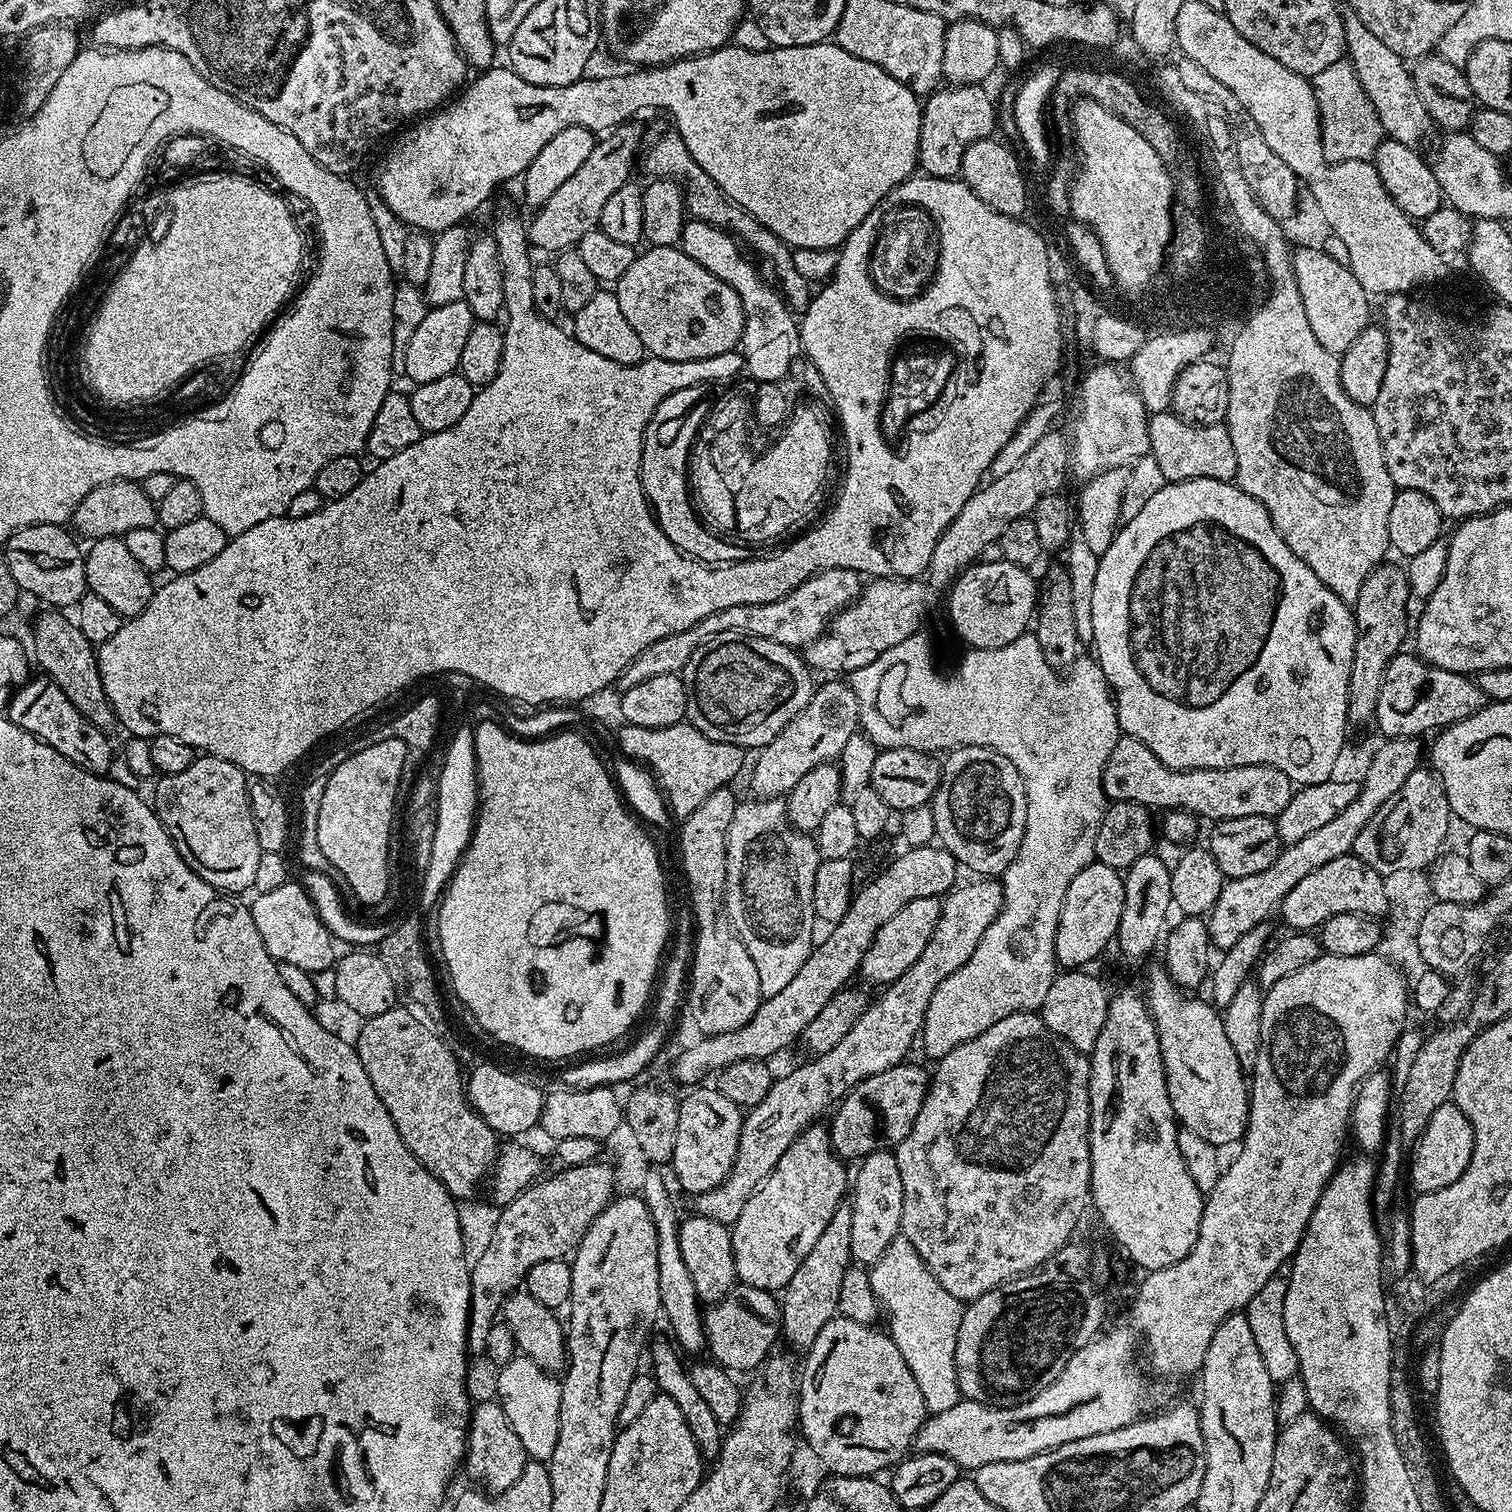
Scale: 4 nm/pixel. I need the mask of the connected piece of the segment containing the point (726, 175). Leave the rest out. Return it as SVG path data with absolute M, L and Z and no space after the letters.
M834 42L811 44L810 46L790 46L789 48L769 46L765 52L751 52L745 48L725 46L715 48L712 52L701 52L699 56L686 56L683 60L672 61L671 64L640 66L635 70L624 71L628 72L622 73L621 76L596 76L593 80L582 78L570 86L558 86L557 88L526 82L522 78L518 78L518 74L507 66L501 66L501 68L493 66L481 71L477 75L480 77L472 85L469 83L455 99L435 109L431 114L417 119L415 123L405 127L395 137L396 145L389 150L388 157L385 158L384 165L381 166L380 182L378 181L378 189L386 206L393 211L402 225L412 230L435 234L447 228L455 228L464 222L464 219L475 208L483 206L492 188L498 187L503 180L512 180L515 176L517 179L528 168L534 154L550 138L554 138L554 134L558 134L558 130L566 130L566 126L582 126L593 134L604 134L631 121L635 117L632 115L642 111L643 108L665 108L672 115L672 120L676 123L673 124L675 131L679 132L686 142L694 162L698 162L698 166L702 166L702 170L706 170L706 174L710 174L710 178L714 178L714 182L718 182L721 190L738 206L742 206L742 210L746 210L751 216L758 218L758 222L762 222L762 226L769 228L778 239L793 249L839 249L845 238L854 230L854 226L865 223L871 217L874 206L878 206L882 202L882 198L886 198L886 194L890 194L890 190L894 190L903 180L907 180L917 171L920 113L922 111L921 97L915 96L910 89L902 86L902 82L898 82L898 78L890 78L890 74L886 74L886 70L874 66L874 62L854 58L854 54L846 54L846 50L842 50Z

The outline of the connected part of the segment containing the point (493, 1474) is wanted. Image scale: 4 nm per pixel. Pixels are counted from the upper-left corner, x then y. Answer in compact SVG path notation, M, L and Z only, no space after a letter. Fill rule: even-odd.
M491 1399L471 1409L462 1464L465 1469L468 1467L470 1479L480 1480L479 1487L485 1493L495 1494L509 1488L519 1478L530 1458L522 1442L518 1442L518 1434L514 1434L514 1426L510 1426L499 1399Z

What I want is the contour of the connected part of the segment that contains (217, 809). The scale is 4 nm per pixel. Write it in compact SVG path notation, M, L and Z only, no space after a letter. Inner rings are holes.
M200 754L193 759L186 770L178 770L178 774L161 775L156 784L156 800L154 807L156 816L162 826L170 834L178 854L210 886L219 888L225 894L240 894L243 888L252 888L254 873L258 871L258 834L254 830L254 818L248 805L249 777L234 762L226 762L217 756Z

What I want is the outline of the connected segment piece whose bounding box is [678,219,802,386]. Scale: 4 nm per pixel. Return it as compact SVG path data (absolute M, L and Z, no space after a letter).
M689 219L684 229L680 231L678 247L687 256L694 258L698 266L706 266L706 270L710 270L714 278L722 278L722 282L726 282L726 286L730 286L730 290L738 294L744 311L744 329L738 345L739 355L744 358L744 372L752 375L749 377L753 381L764 386L771 380L783 381L787 377L784 375L787 374L792 359L796 355L799 357L802 352L797 317L784 303L783 296L767 279L764 281L760 277L761 269L753 263L749 253L735 238L720 228L710 226L701 220Z

